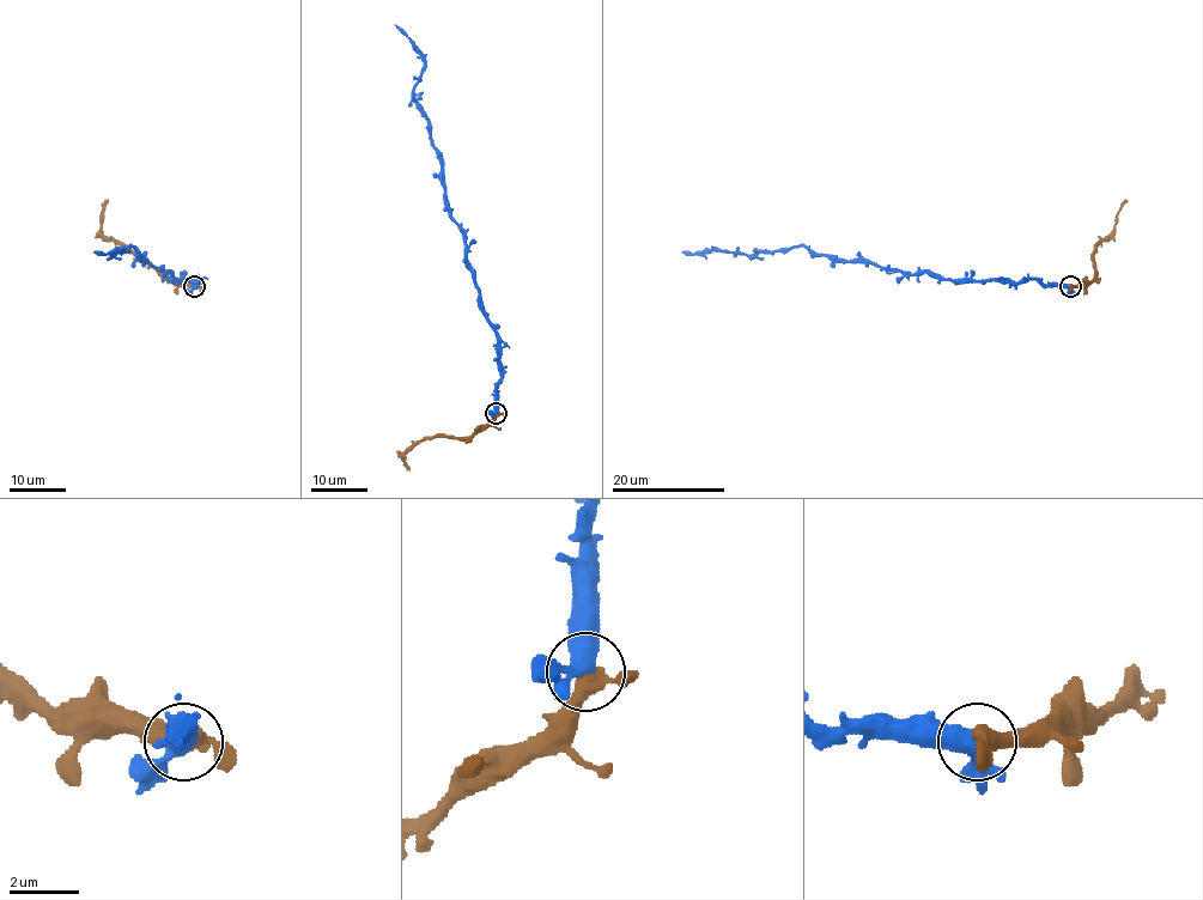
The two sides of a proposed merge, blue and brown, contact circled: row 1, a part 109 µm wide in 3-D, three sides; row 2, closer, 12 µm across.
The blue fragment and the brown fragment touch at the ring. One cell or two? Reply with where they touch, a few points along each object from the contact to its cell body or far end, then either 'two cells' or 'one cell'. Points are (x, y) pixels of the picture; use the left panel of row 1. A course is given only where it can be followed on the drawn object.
at (194, 286); blue runs (194, 287), (200, 280), (177, 280), (170, 273), (164, 274), (131, 245), (113, 256), (122, 250), (93, 251); brown runs (194, 287), (175, 284), (108, 241), (102, 233), (102, 212), (108, 199); one cell

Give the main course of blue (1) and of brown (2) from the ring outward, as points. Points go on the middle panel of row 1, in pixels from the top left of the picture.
1: (496, 413), (496, 329), (414, 95), (424, 55), (395, 25)
2: (496, 413), (468, 437), (424, 438), (403, 455), (409, 468)

